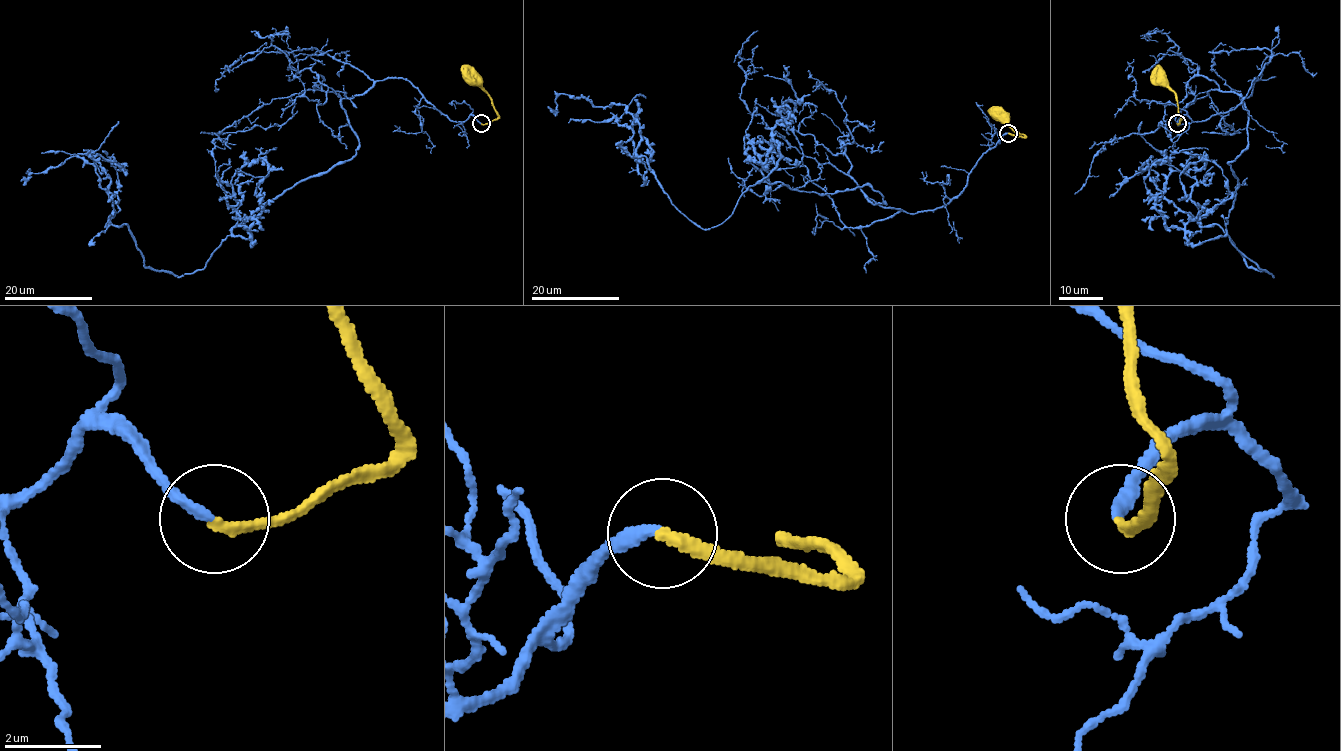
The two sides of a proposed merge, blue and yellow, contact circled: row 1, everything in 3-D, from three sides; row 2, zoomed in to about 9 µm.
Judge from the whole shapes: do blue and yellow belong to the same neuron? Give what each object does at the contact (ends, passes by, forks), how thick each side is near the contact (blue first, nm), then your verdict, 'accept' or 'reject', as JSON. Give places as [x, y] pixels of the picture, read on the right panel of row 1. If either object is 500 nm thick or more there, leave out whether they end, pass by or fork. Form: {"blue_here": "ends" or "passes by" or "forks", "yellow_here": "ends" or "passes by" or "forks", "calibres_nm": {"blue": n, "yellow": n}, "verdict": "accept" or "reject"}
{"blue_here": "ends", "yellow_here": "ends", "calibres_nm": {"blue": 220, "yellow": 260}, "verdict": "accept"}

